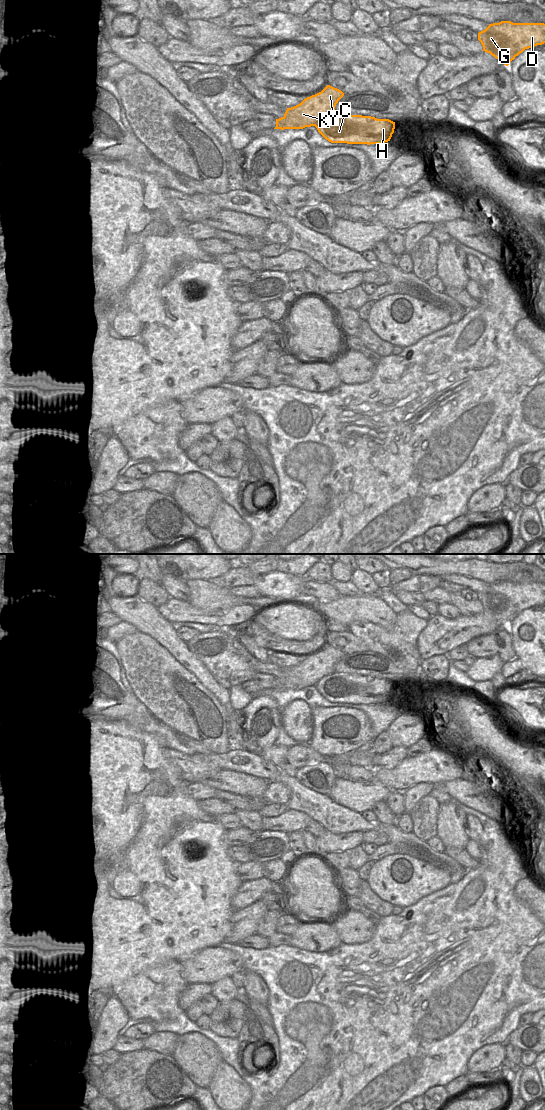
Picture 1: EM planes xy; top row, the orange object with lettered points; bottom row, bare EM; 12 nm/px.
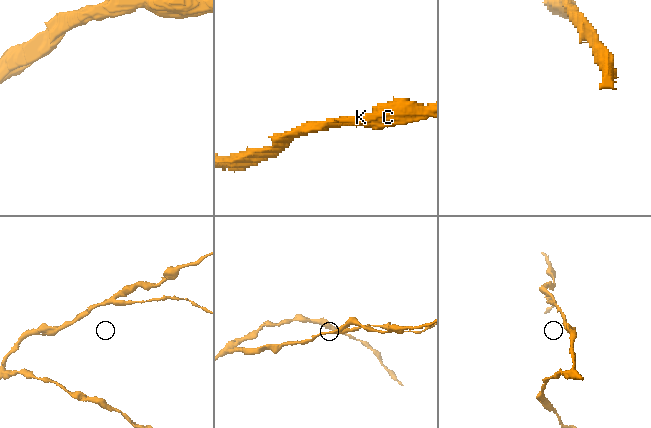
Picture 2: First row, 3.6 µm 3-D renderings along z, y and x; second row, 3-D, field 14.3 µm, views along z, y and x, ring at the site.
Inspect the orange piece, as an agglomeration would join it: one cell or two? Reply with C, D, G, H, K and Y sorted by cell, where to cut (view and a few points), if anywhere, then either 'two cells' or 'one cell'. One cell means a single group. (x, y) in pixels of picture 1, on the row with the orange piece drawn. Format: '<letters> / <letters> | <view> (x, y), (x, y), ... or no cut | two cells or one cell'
C H / D G K Y | xy (334, 111), (323, 116), (318, 121), (317, 125), (320, 133) | two cells

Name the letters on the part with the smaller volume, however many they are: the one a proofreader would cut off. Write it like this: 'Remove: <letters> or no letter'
Remove: C, H.

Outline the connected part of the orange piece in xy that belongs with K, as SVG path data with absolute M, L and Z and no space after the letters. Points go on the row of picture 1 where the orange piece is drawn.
M327 85L321 92L305 98L300 104L287 108L283 117L276 119L274 129L303 129L315 126L319 133L318 121L335 112L335 106L344 93Z

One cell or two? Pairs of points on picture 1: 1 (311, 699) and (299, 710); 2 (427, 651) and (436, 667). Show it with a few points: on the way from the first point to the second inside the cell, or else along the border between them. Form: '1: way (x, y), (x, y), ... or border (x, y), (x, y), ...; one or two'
1: border (310, 706), (302, 700), (292, 700), (284, 707); two
2: border (444, 653), (433, 655), (422, 661); two

